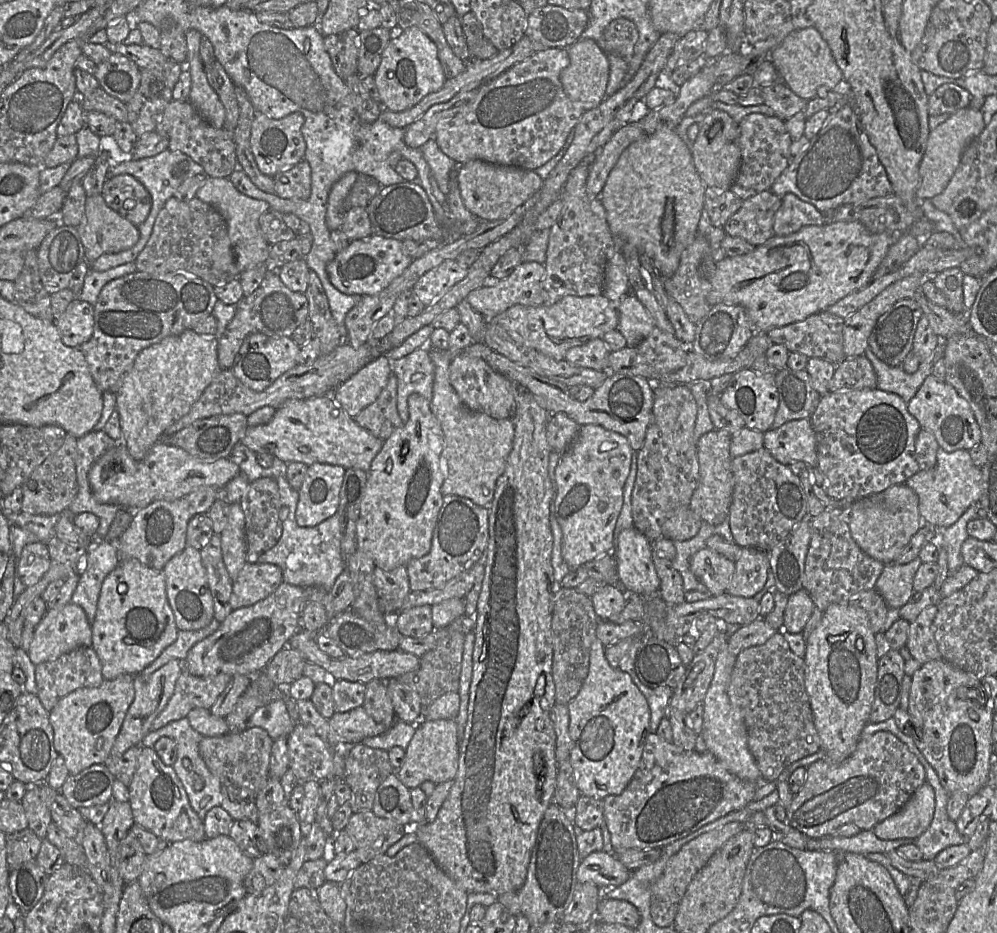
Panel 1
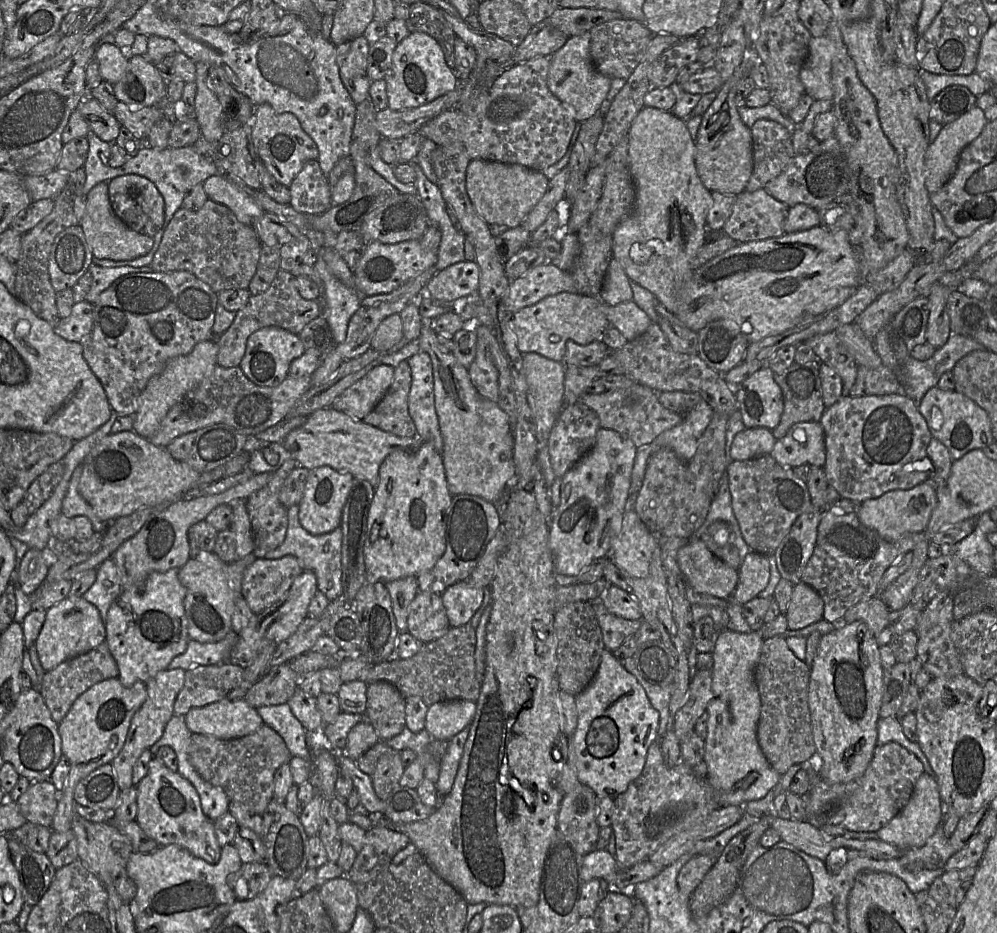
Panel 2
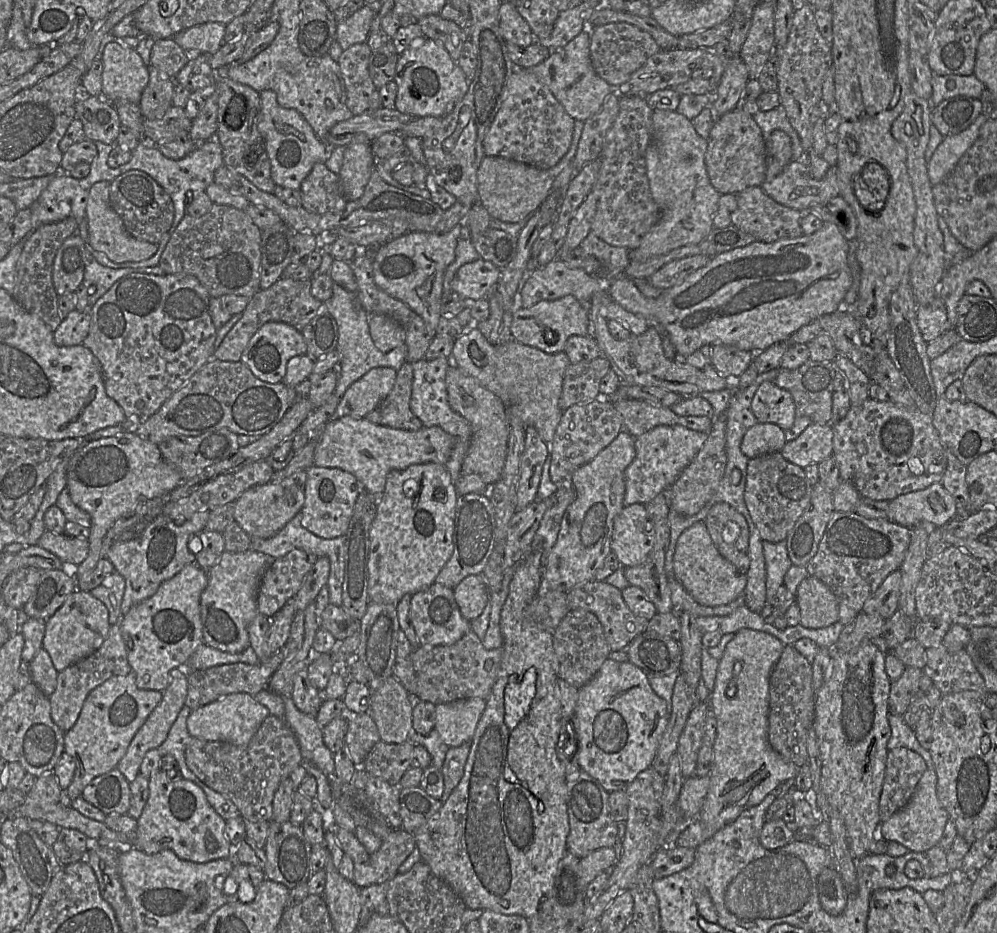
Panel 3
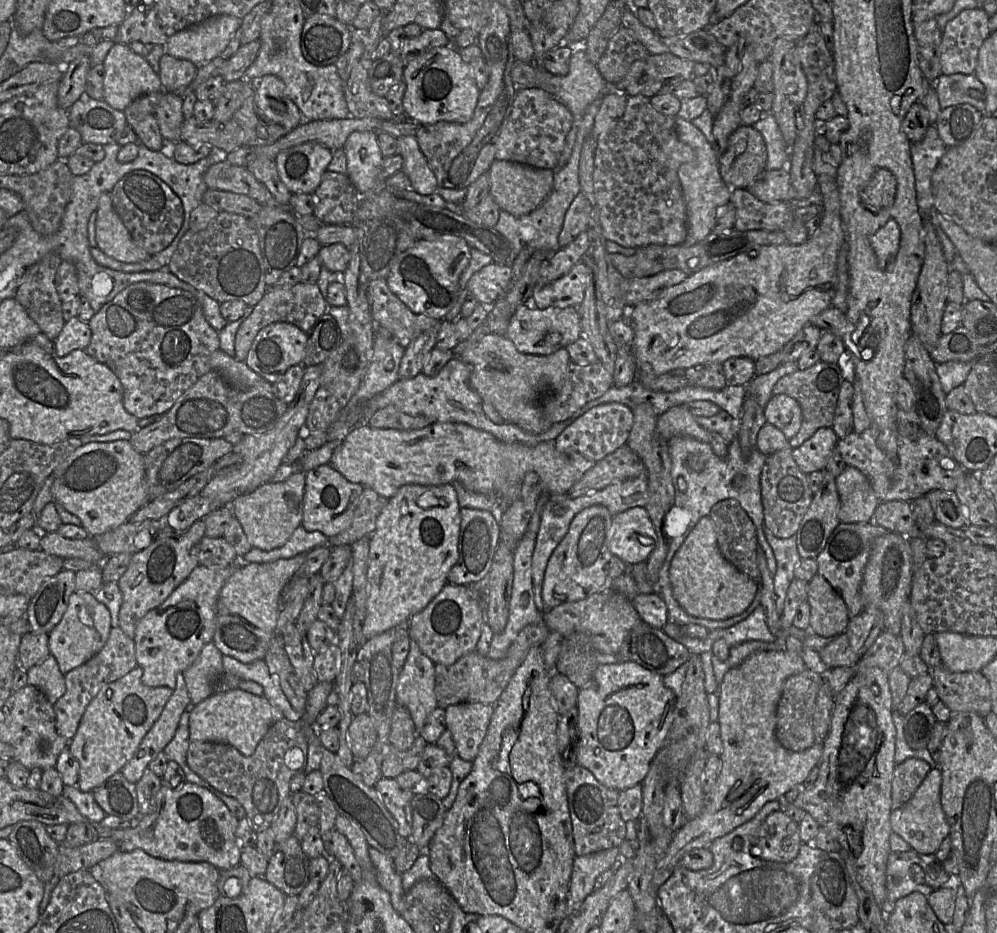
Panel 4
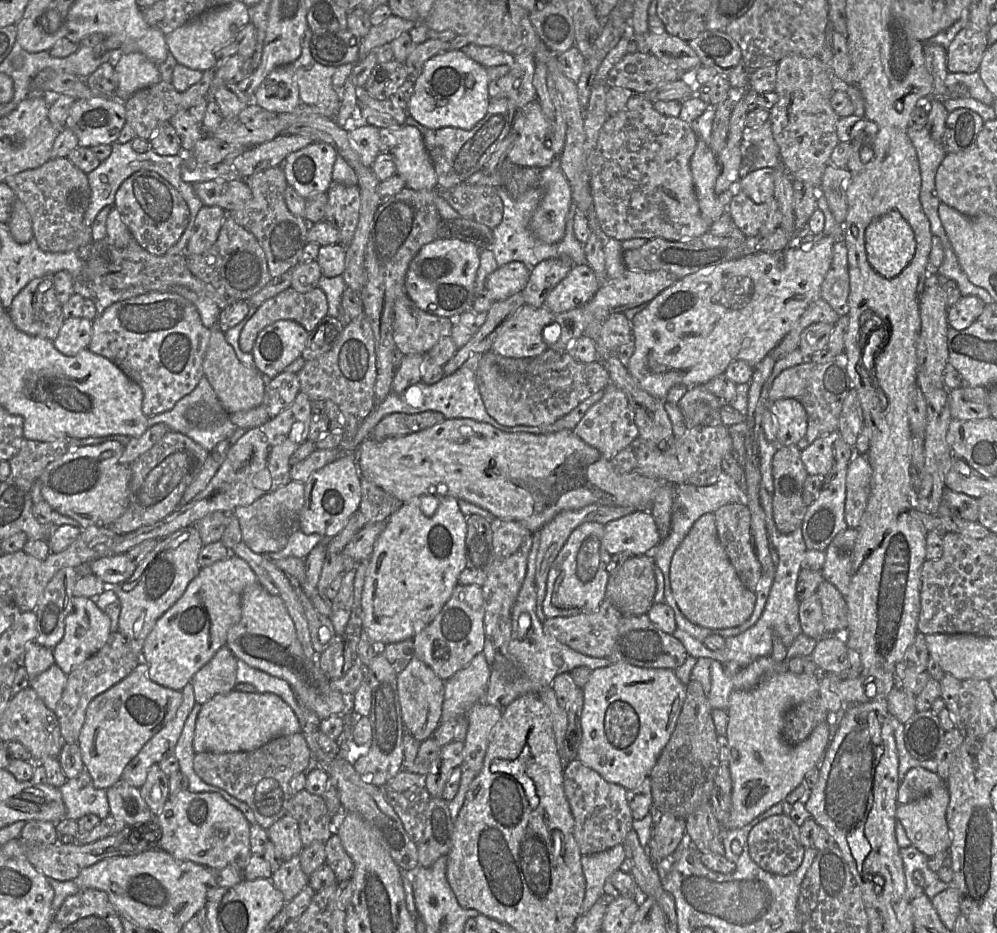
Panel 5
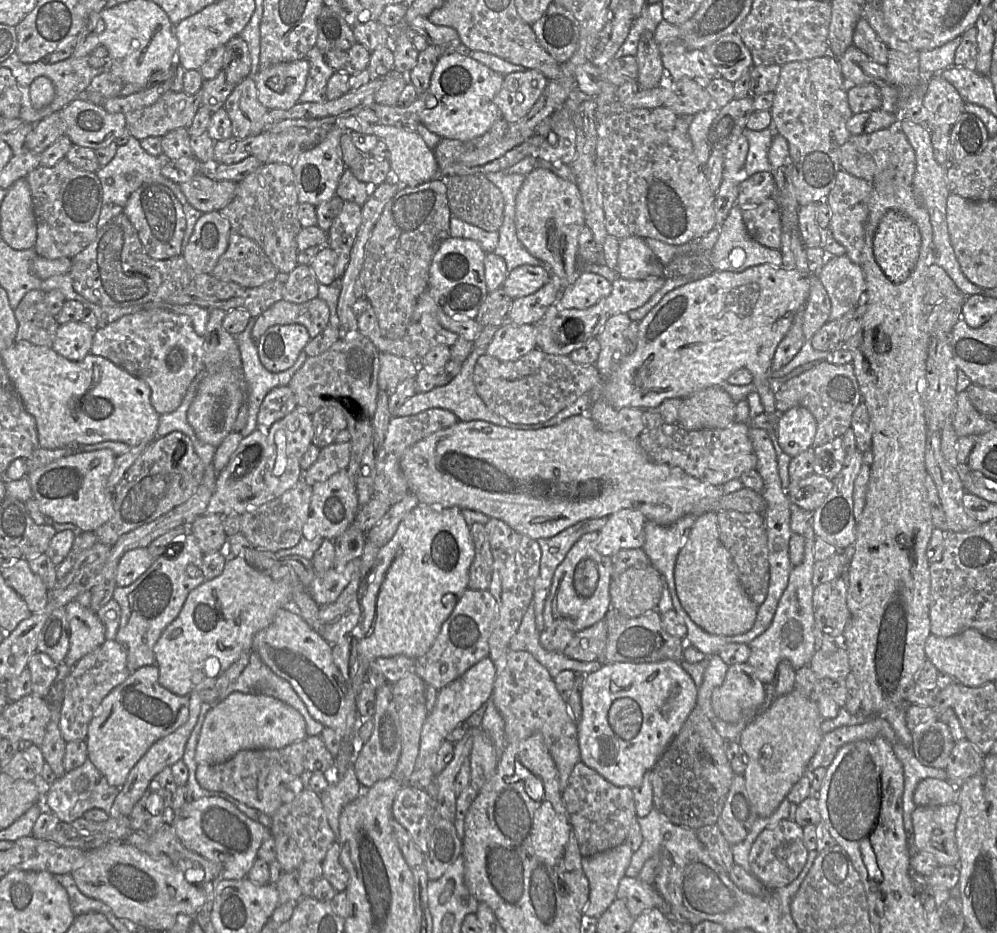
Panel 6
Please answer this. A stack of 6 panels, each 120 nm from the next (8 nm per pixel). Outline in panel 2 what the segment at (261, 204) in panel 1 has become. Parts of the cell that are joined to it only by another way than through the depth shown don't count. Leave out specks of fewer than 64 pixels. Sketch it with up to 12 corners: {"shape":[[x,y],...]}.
{"shape":[[222,175],[206,179],[210,200],[228,207],[253,226],[265,212]]}

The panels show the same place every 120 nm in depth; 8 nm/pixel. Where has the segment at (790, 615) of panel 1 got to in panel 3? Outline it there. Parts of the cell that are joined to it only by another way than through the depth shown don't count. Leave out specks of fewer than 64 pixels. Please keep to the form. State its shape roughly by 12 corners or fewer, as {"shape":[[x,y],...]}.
{"shape":[[815,577],[801,581],[800,625],[839,621],[836,596]]}

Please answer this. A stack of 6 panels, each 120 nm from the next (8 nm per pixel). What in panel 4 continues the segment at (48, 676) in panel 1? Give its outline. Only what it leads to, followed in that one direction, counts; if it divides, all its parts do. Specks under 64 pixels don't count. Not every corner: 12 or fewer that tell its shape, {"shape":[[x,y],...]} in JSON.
{"shape":[[112,627],[93,658],[64,675],[56,729],[74,738],[102,687],[137,667],[135,644]]}

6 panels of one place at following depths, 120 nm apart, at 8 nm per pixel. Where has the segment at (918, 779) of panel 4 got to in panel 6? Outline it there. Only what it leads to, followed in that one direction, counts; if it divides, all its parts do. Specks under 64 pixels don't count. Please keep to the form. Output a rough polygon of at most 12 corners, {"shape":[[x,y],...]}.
{"shape":[[926,778],[917,785],[917,806],[957,803],[959,788]]}

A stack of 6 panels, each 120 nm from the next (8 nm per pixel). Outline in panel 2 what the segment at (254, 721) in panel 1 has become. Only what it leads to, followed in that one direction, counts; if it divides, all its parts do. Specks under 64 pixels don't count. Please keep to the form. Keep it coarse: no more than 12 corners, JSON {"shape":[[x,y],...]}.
{"shape":[[287,703],[256,709],[292,756],[311,761],[307,731]]}

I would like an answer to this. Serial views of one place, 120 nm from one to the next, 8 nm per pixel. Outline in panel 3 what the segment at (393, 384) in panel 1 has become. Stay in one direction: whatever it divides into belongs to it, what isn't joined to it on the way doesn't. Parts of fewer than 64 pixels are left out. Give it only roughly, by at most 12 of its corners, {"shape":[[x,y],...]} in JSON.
{"shape":[[412,364],[396,371],[386,399],[365,417],[398,430],[424,426],[411,412]]}

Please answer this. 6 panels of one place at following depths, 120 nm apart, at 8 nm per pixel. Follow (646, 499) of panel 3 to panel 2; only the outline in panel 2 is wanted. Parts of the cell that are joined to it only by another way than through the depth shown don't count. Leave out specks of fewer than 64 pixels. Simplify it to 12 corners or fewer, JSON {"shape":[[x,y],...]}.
{"shape":[[702,398],[683,421],[637,449],[629,495],[641,489],[650,457],[667,448],[688,463],[714,411]]}

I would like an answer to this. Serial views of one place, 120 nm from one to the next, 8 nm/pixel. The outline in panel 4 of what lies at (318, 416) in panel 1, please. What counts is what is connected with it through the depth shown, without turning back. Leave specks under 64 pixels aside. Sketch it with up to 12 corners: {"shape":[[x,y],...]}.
{"shape":[[464,423],[354,427],[330,462],[392,498],[460,482],[504,512],[528,472],[561,495],[596,462]]}

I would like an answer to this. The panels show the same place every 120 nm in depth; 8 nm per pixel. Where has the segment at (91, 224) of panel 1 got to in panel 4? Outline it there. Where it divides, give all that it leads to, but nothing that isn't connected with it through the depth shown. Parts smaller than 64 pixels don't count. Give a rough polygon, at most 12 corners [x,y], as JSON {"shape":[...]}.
{"shape":[[110,192],[96,209],[96,246],[124,263],[150,254],[114,209]]}

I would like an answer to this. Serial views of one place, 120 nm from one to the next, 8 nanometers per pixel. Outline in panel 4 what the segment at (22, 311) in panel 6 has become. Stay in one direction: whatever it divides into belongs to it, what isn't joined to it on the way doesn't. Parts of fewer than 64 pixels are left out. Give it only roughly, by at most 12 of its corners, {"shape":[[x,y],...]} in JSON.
{"shape":[[61,261],[28,267],[14,296],[52,341],[65,323],[55,287]]}

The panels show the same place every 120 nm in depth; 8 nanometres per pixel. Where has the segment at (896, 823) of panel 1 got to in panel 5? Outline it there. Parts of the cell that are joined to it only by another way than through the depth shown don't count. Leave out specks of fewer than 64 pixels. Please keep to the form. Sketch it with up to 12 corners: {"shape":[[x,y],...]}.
{"shape":[[946,782],[898,805],[911,846],[928,857],[948,852]]}

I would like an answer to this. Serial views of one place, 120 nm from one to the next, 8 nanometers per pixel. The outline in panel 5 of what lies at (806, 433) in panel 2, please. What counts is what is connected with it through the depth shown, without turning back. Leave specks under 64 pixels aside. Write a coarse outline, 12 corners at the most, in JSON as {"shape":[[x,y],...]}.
{"shape":[[838,431],[801,450],[808,475],[825,476],[835,463]]}

